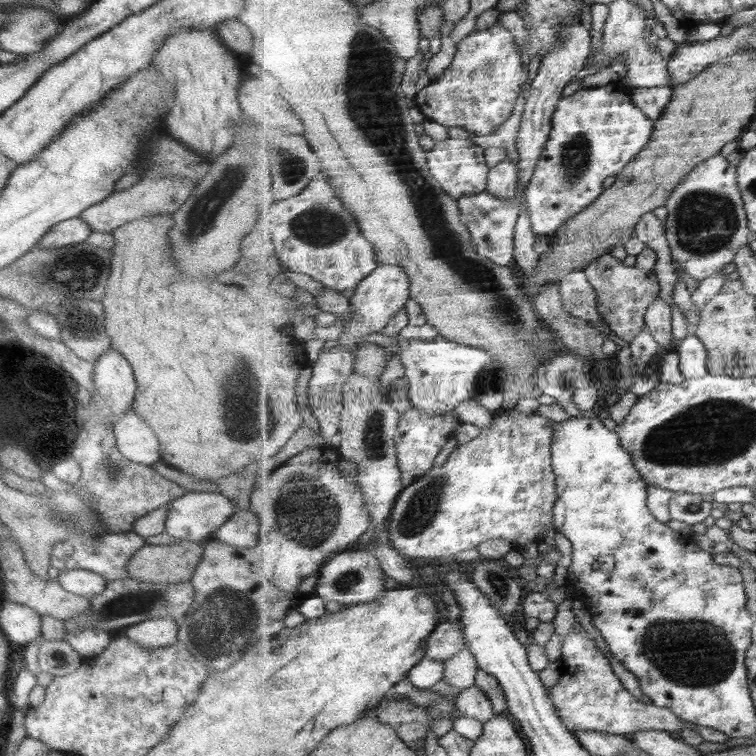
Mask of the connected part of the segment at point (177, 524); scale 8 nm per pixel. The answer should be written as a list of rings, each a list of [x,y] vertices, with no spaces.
[[[191,490],[187,492],[164,505],[164,531],[175,539],[189,542],[204,541],[205,538],[212,536],[214,530],[217,530],[235,512],[231,501],[220,492]]]

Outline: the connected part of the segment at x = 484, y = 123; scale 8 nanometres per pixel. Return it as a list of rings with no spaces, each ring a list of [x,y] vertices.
[[[500,22],[474,31],[457,44],[453,64],[435,83],[430,82],[415,96],[414,105],[425,119],[443,127],[461,127],[474,136],[489,136],[513,114],[521,86],[529,80],[529,70],[521,65],[515,38]]]

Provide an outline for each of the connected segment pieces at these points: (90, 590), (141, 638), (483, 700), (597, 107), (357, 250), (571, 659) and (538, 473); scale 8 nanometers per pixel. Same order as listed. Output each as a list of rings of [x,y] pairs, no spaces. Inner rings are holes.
[[[83,569],[58,571],[55,581],[66,592],[83,596],[87,600],[97,596],[97,594],[101,594],[108,583],[97,573]]]
[[[153,618],[130,625],[124,634],[141,648],[155,649],[176,645],[177,629],[176,622],[171,618]]]
[[[476,684],[471,688],[466,688],[457,695],[457,713],[459,716],[465,716],[465,718],[475,718],[475,720],[481,722],[481,724],[487,724],[487,722],[496,715],[491,699],[485,694],[485,691],[482,691]]]
[[[612,81],[602,87],[580,88],[572,95],[563,97],[553,116],[553,129],[546,151],[543,152],[531,184],[525,192],[534,232],[552,236],[568,220],[575,218],[593,204],[606,190],[603,188],[603,182],[609,176],[619,175],[650,144],[655,124],[655,121],[649,120],[634,104],[632,91],[621,81]]]
[[[322,173],[301,195],[275,201],[269,212],[267,207],[260,208],[254,228],[271,233],[276,250],[275,268],[271,276],[282,272],[308,274],[327,289],[341,292],[347,288],[355,290],[381,265],[375,246],[363,237],[358,221],[334,190],[331,177]]]
[[[574,631],[564,638],[562,670],[559,681],[549,689],[550,697],[558,708],[559,716],[567,728],[583,732],[605,732],[628,736],[639,731],[666,731],[679,733],[684,730],[683,720],[671,709],[645,704],[629,693],[617,678],[609,660],[596,647],[595,642]]]
[[[514,407],[494,416],[490,427],[463,445],[456,445],[440,468],[433,468],[414,479],[396,500],[389,520],[390,539],[399,554],[411,558],[451,558],[457,552],[477,548],[487,540],[508,540],[519,550],[531,542],[543,545],[543,531],[554,523],[558,502],[557,475],[554,471],[552,421],[536,412],[524,414]]]

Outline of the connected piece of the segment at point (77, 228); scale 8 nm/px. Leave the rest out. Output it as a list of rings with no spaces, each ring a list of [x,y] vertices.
[[[78,216],[54,224],[36,247],[41,250],[77,245],[86,241],[92,230]]]

